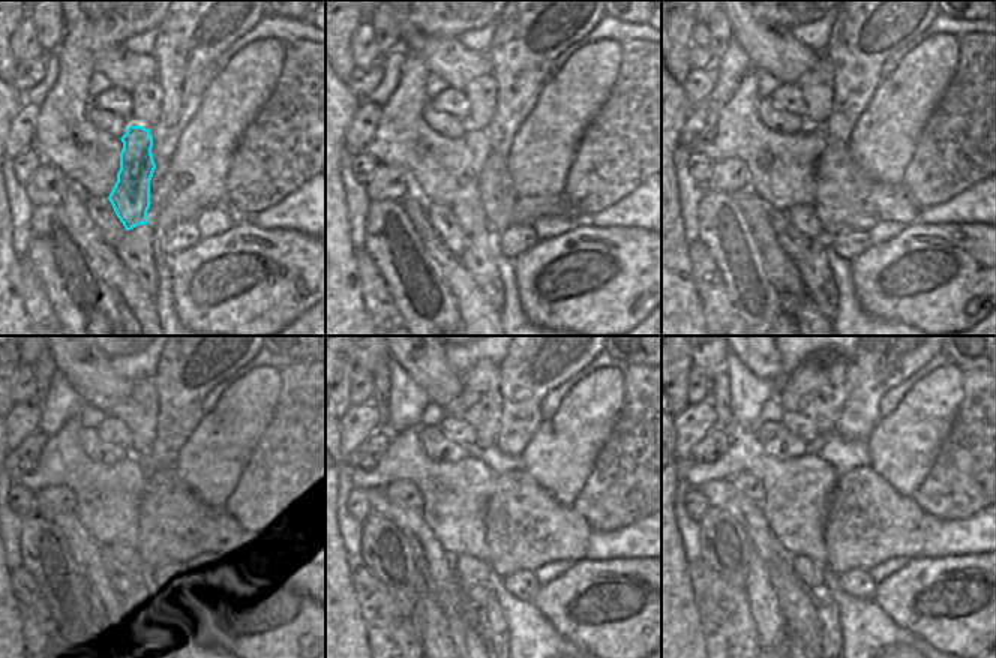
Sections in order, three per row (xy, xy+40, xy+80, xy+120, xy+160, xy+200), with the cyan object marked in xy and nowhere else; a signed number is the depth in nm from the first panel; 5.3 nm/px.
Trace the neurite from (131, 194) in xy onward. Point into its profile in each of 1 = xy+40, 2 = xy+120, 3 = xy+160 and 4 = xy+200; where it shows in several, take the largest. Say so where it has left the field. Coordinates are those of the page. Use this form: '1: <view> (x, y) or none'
1: xy+40 (467, 209)
2: xy+120 (129, 556)
3: xy+160 (476, 571)
4: xy+200 (810, 574)

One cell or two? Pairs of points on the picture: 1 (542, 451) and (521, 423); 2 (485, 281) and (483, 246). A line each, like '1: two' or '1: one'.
1: two
2: one

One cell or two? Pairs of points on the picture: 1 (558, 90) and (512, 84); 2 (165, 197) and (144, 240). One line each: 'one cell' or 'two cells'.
1: two cells
2: two cells

